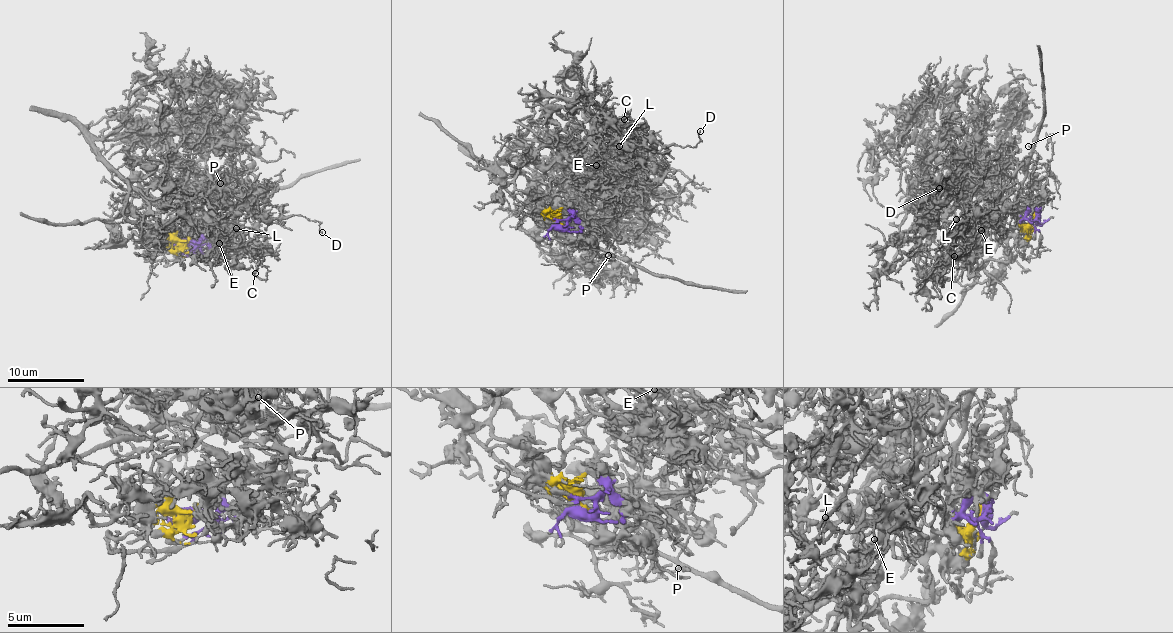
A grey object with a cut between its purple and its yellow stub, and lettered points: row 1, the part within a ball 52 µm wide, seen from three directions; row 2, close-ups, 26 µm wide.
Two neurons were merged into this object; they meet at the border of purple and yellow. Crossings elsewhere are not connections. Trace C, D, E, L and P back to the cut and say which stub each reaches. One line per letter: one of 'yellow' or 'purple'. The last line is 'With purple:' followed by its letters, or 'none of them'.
C: yellow
D: yellow
E: yellow
L: yellow
P: purple
With purple: P

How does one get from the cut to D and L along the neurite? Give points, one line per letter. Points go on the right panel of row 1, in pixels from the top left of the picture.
D: (1033, 216), (1015, 233), (952, 248), (954, 239), (938, 225), (946, 175), (938, 188)
L: (1033, 216), (1015, 233), (952, 248), (945, 231), (956, 218)

